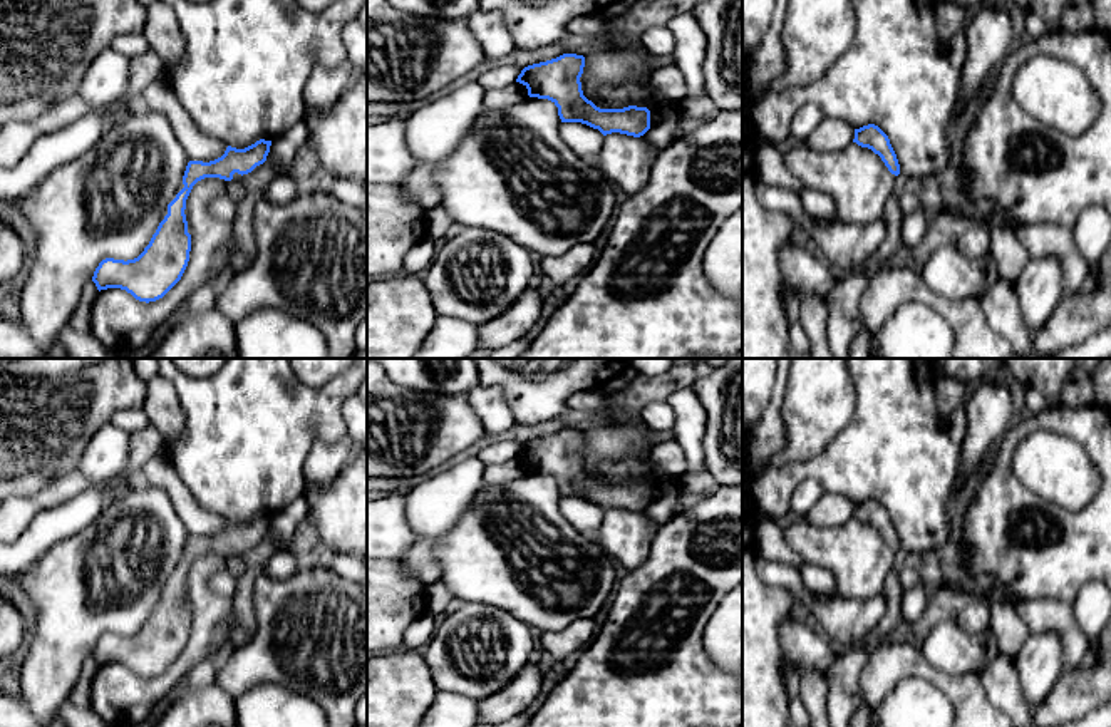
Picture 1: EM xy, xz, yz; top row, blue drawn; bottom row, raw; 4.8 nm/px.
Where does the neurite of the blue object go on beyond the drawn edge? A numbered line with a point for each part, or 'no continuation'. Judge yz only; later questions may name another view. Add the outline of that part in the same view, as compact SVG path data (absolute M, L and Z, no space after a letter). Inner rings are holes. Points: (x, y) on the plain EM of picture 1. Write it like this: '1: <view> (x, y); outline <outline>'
no continuation

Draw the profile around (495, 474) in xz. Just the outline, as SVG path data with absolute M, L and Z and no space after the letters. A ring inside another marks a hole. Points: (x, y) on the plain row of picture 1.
M513 457L508 462L484 466L483 481L486 487L501 487L506 482L518 481L528 472L526 461Z

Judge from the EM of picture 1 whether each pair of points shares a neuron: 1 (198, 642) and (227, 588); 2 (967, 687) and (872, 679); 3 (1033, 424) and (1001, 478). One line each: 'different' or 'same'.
1: different
2: same
3: same

